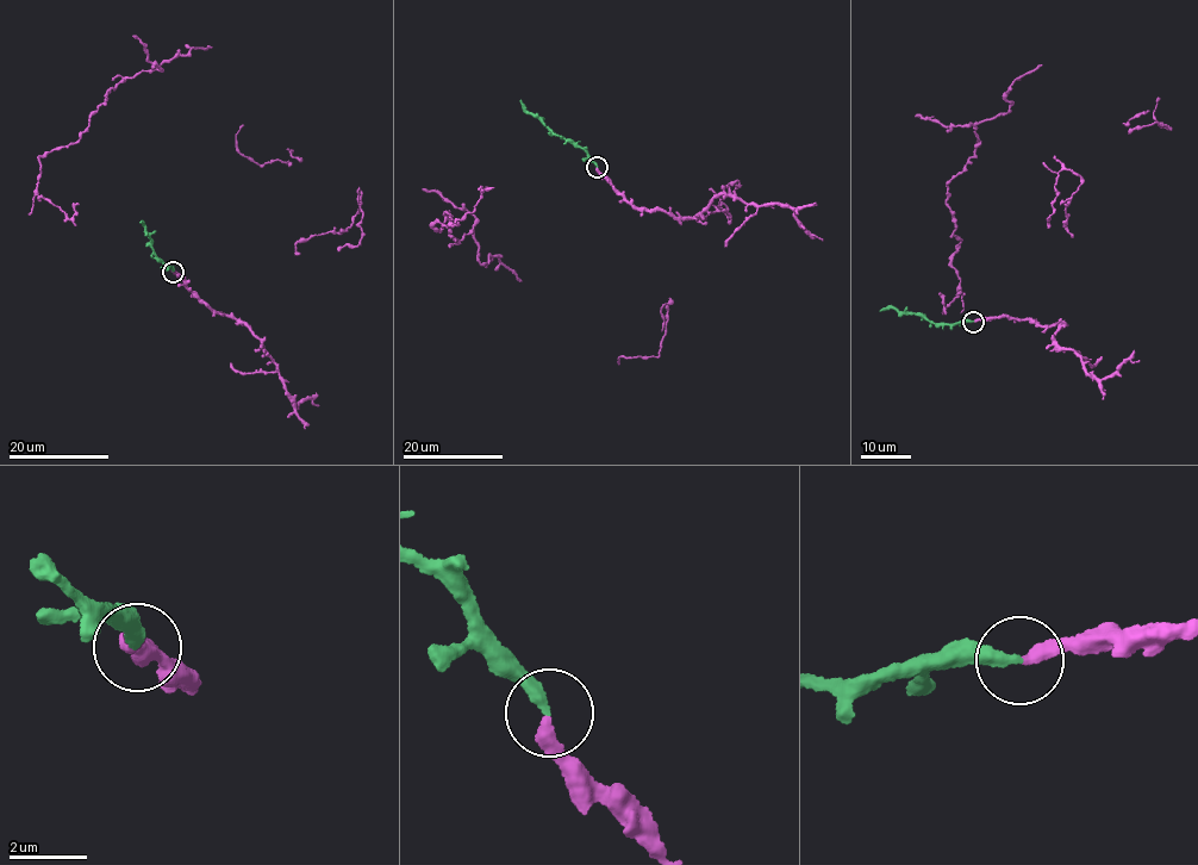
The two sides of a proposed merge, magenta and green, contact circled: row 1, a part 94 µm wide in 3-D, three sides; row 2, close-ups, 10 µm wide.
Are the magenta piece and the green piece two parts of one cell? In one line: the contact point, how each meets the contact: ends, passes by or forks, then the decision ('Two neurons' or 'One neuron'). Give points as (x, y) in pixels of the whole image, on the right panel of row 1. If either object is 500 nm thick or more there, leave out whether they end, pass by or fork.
Place: (973, 322). At the ring magenta ends. At the ring green ends. One neuron

